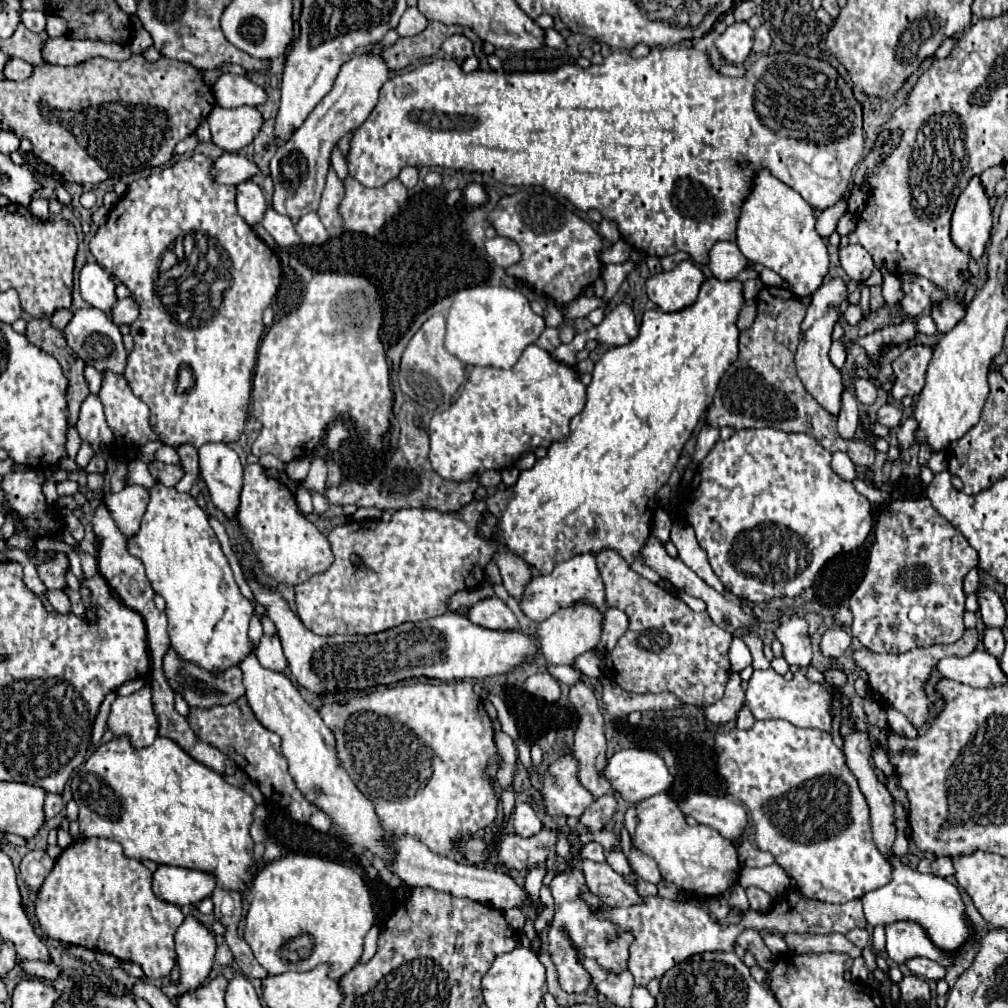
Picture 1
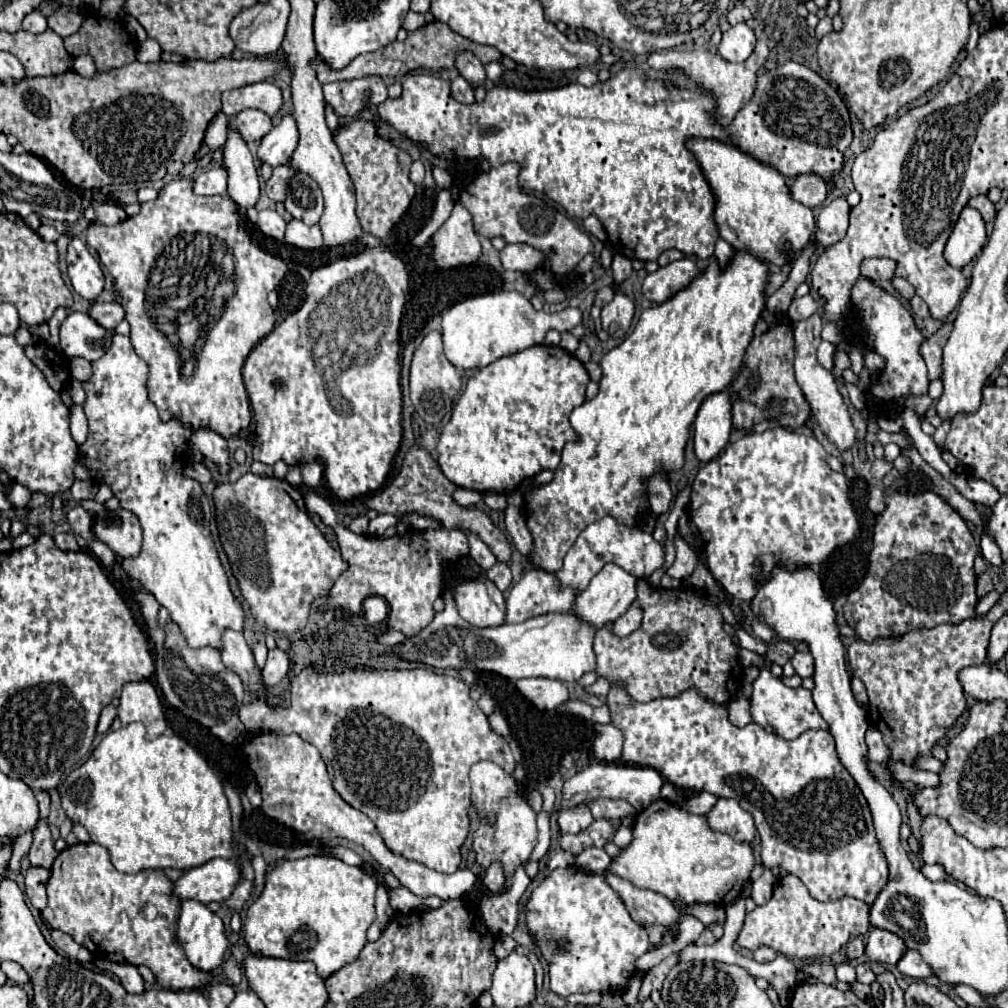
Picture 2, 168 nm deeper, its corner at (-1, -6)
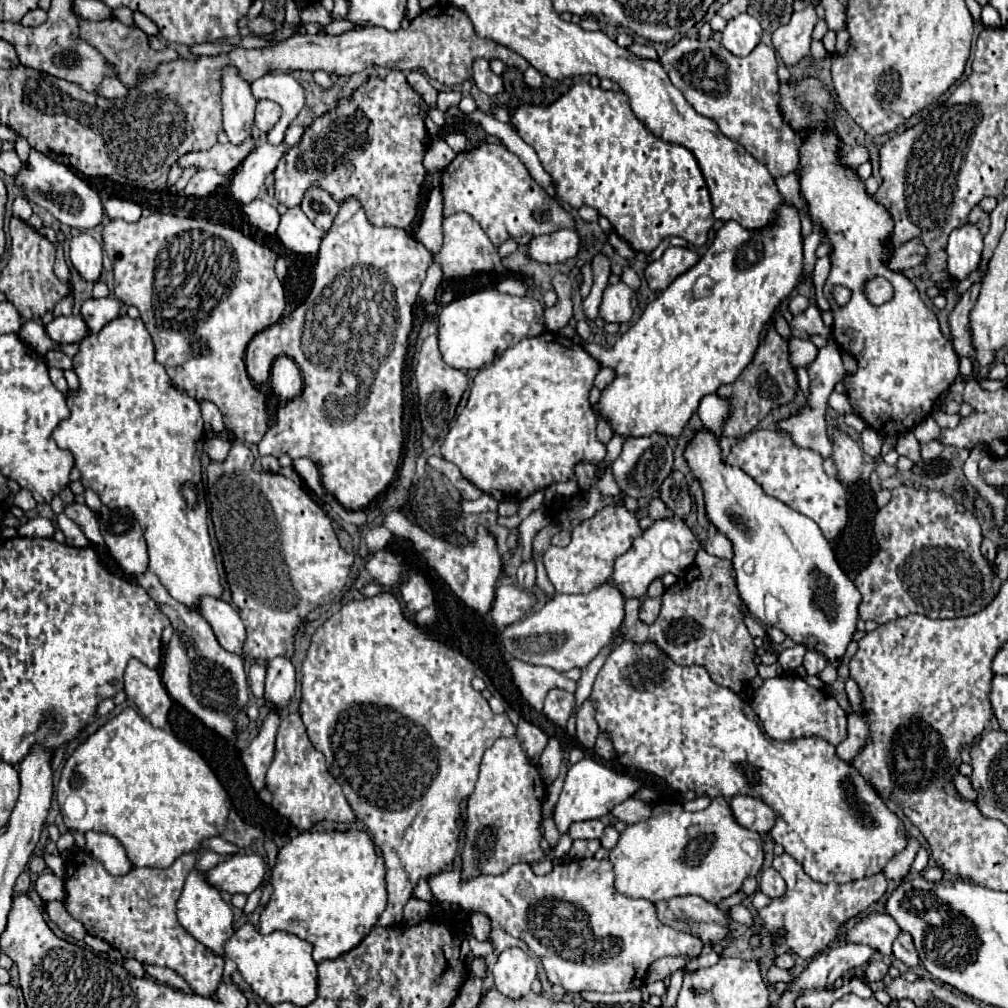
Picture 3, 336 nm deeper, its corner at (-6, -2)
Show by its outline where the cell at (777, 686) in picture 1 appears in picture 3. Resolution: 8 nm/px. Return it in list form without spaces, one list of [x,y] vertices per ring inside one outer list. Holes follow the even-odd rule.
[[[782,674],[764,680],[764,684],[752,696],[752,710],[758,714],[766,734],[774,740],[798,740],[806,736],[818,736],[832,746],[840,744],[846,736],[846,712],[838,706],[836,698],[826,690],[808,686],[796,674]]]

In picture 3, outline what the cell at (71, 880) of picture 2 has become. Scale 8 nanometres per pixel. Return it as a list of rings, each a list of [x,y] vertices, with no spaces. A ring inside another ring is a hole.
[[[74,852],[68,856],[66,866],[64,882],[68,894],[64,904],[68,912],[86,926],[88,934],[106,940],[120,950],[122,956],[170,968],[180,974],[196,994],[210,996],[222,980],[224,958],[208,952],[208,948],[190,936],[176,920],[176,902],[182,894],[186,874],[194,868],[196,860],[196,852],[186,852],[168,868],[134,868],[126,876],[112,876],[100,862],[92,860],[88,852]]]

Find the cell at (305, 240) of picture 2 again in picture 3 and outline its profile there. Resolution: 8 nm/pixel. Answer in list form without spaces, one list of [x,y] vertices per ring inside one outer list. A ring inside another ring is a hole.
[[[300,206],[290,208],[282,218],[278,226],[278,238],[286,248],[290,248],[296,254],[314,256],[318,254],[320,242],[324,238],[324,232],[318,230],[308,216],[302,212]]]

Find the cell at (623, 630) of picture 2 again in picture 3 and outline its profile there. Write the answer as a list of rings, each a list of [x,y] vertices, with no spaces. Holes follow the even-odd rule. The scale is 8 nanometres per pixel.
[[[646,598],[646,602],[640,608],[640,620],[646,624],[652,624],[662,608],[662,598]]]

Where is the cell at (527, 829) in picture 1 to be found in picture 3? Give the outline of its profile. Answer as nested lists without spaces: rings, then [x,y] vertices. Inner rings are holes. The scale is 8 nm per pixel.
[[[516,734],[508,736],[508,738],[498,738],[486,750],[486,754],[482,758],[476,788],[468,798],[464,848],[462,848],[462,870],[460,870],[462,882],[472,880],[480,874],[504,874],[510,866],[514,866],[518,862],[534,864],[534,862],[544,860],[544,852],[540,850],[542,832],[538,830],[540,820],[542,820],[540,810],[542,810],[544,796],[546,796],[546,784],[544,784],[538,768],[528,760],[520,738]]]

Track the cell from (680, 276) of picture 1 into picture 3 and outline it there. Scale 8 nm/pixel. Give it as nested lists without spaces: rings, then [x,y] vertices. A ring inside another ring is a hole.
[[[670,246],[660,260],[650,262],[644,270],[644,276],[648,280],[650,290],[654,292],[662,292],[666,290],[666,286],[670,282],[674,282],[674,278],[678,278],[680,274],[684,274],[686,270],[690,270],[694,264],[698,262],[698,254],[690,248],[676,248]]]

